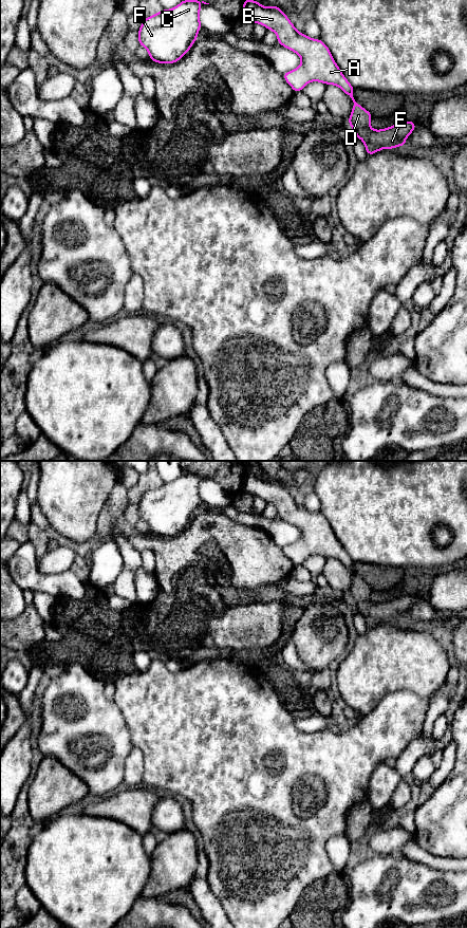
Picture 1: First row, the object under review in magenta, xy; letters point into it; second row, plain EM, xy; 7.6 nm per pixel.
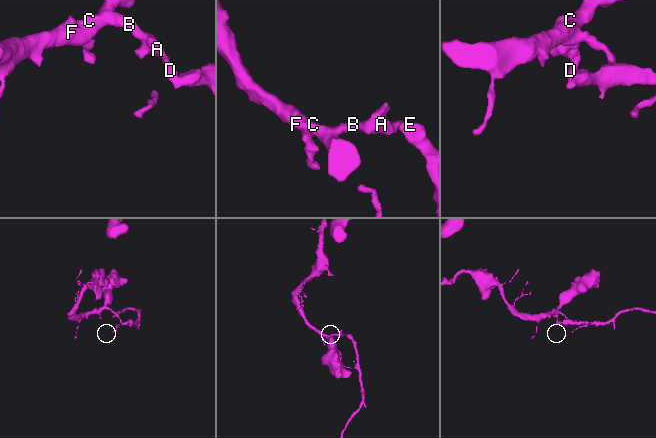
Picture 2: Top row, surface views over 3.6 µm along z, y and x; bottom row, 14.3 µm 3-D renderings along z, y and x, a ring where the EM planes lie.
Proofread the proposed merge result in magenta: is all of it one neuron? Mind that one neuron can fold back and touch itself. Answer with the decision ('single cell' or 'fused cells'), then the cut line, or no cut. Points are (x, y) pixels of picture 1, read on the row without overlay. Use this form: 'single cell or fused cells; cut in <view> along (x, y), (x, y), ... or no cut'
single cell; no cut

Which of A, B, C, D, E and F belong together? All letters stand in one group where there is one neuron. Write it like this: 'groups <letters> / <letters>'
groups A B C D E F

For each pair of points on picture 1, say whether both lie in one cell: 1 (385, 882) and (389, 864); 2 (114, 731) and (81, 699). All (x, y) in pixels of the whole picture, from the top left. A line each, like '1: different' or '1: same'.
1: same
2: same

